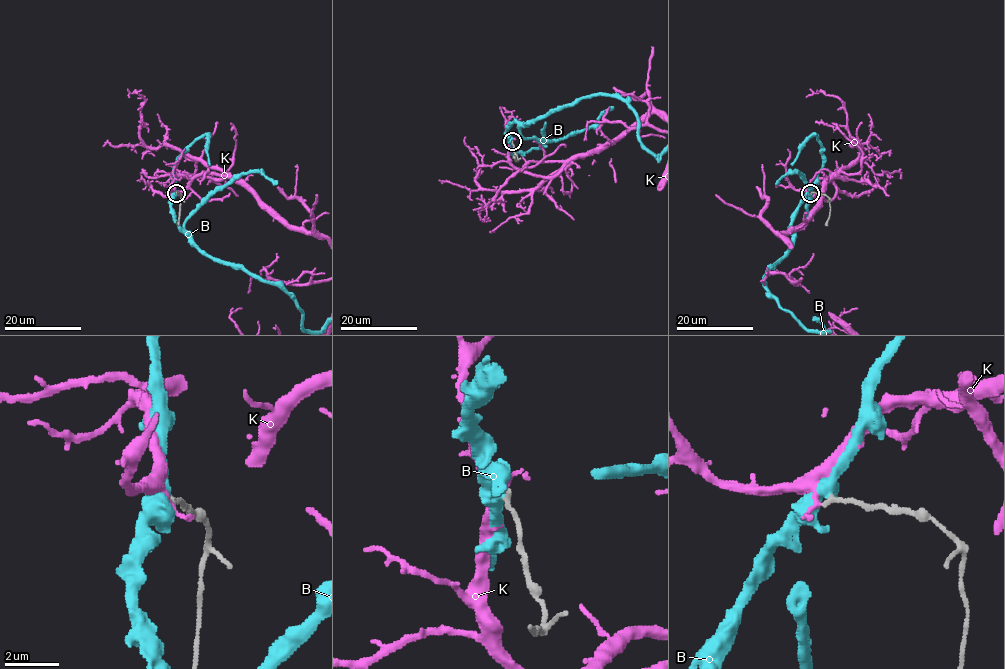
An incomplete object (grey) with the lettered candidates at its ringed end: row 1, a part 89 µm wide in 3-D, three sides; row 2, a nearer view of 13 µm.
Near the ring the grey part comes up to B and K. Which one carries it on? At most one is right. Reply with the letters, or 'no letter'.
K

